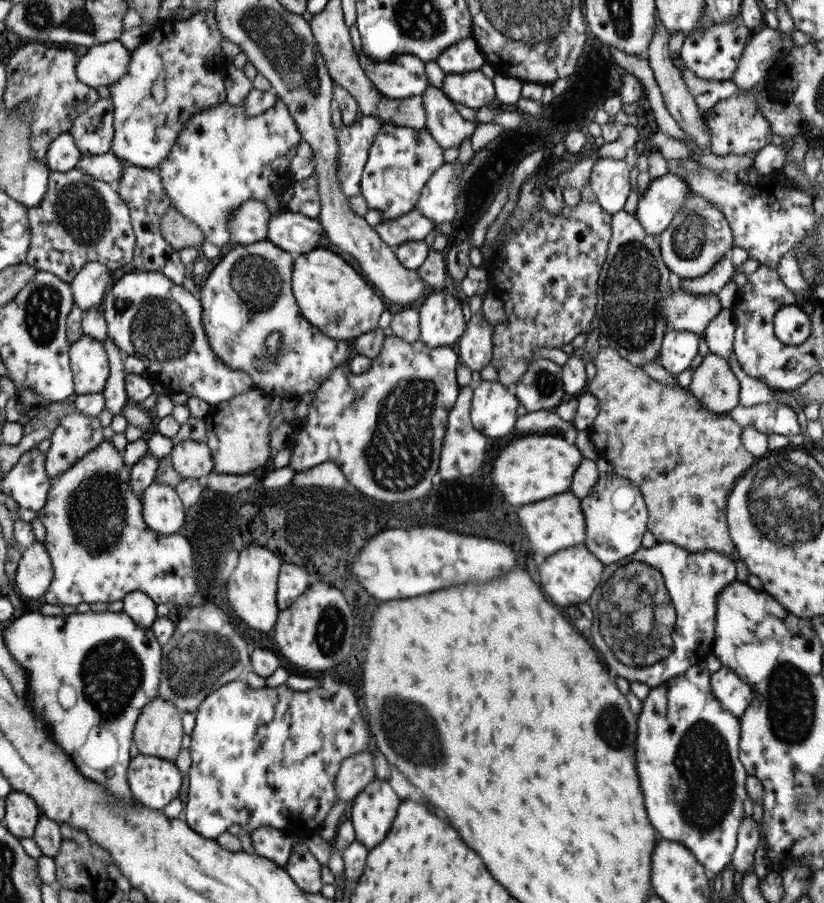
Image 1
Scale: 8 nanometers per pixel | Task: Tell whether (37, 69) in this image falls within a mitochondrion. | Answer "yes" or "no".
no

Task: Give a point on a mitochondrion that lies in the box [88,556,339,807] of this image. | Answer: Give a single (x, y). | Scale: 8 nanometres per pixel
(200, 658)

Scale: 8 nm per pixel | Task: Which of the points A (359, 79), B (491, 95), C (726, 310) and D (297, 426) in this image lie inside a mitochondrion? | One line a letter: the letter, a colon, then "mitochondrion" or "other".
A: other
B: other
C: other
D: other

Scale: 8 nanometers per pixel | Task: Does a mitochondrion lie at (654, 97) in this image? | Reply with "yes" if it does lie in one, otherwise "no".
no

